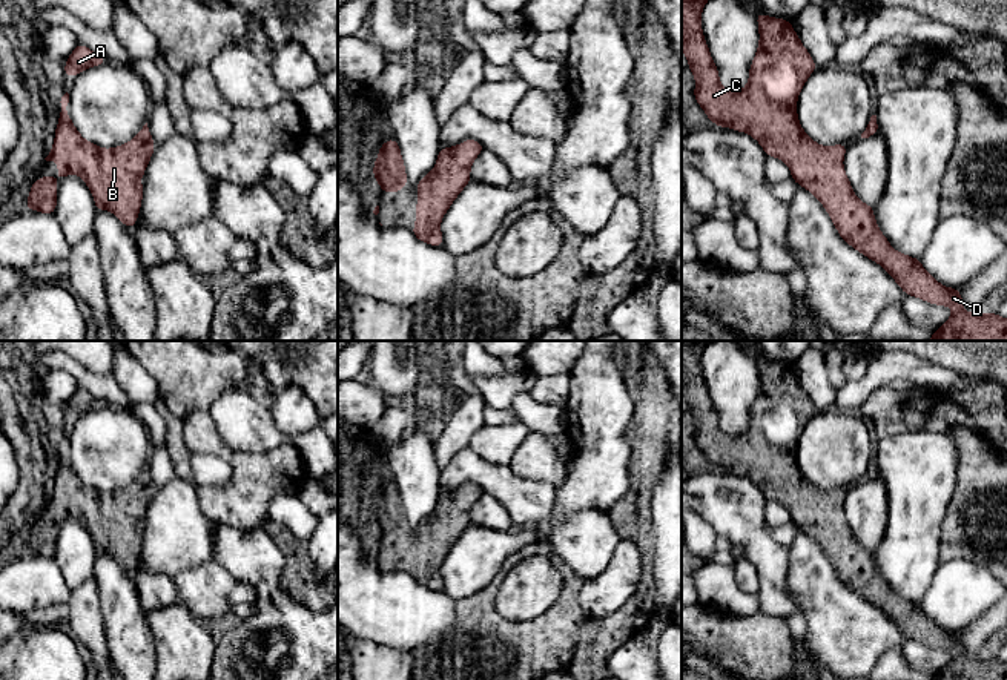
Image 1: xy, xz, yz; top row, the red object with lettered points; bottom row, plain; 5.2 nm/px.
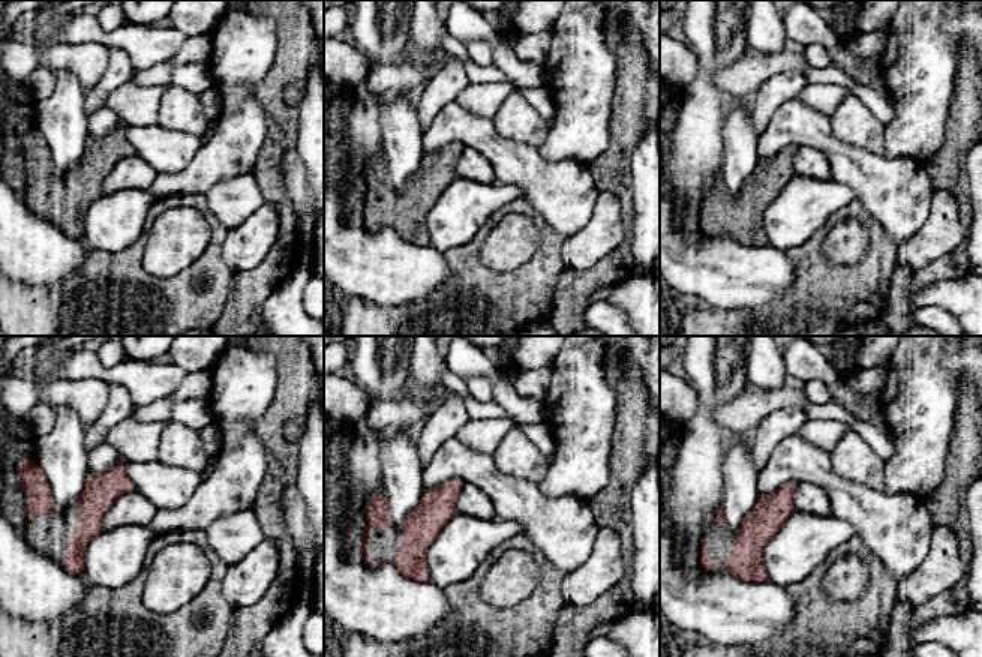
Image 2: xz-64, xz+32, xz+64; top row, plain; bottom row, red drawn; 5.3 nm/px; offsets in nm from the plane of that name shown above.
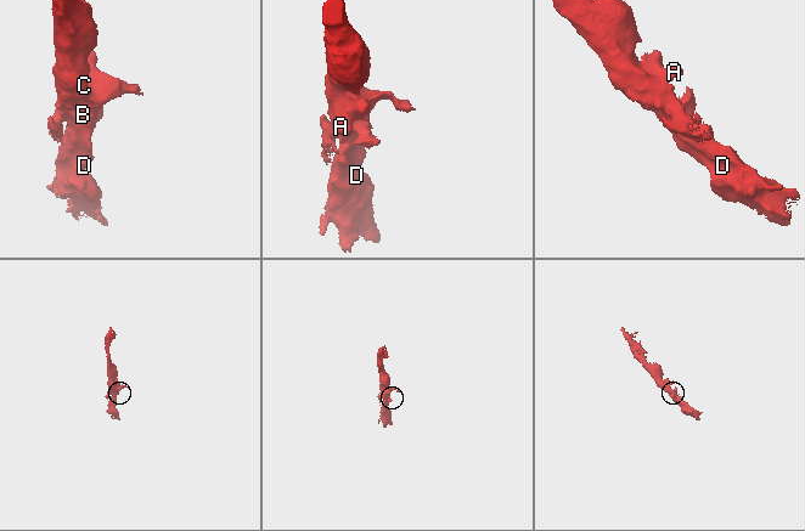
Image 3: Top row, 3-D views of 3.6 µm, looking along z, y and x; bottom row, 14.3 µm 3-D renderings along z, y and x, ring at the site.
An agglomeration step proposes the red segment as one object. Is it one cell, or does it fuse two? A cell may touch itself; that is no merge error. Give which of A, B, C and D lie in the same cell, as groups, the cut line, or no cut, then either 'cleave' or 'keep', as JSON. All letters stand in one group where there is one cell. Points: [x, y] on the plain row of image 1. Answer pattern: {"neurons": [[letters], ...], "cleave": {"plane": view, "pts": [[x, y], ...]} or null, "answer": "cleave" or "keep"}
{"neurons": [["A", "B", "C", "D"]], "cleave": null, "answer": "keep"}

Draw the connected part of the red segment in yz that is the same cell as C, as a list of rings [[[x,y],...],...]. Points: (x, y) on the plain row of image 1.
[[[682,341],[682,394],[686,398],[697,430],[694,441],[709,464],[723,471],[731,471],[752,479],[768,500],[777,500],[787,508],[792,523],[817,540],[829,556],[840,580],[855,594],[881,608],[909,640],[921,642],[936,649],[949,649],[953,659],[932,680],[1007,680],[1007,663],[996,657],[966,657],[959,632],[941,629],[929,619],[920,602],[910,602],[893,594],[880,576],[873,562],[873,550],[861,546],[843,513],[846,488],[820,490],[812,485],[798,467],[797,442],[807,421],[817,413],[811,398],[801,388],[792,367],[757,356],[760,387],[749,413],[749,425],[741,434],[726,434],[718,424],[718,413],[712,405],[703,382],[700,358],[711,341]]]

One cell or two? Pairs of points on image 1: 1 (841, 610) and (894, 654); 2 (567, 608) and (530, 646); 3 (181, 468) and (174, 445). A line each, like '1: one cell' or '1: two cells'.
1: two cells
2: one cell
3: one cell

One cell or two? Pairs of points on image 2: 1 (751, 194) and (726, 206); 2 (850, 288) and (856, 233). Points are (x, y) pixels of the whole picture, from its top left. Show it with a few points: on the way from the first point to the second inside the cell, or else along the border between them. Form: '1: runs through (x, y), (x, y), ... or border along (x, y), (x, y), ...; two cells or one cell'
1: runs through (745, 200), (739, 206), (732, 206); one cell
2: border along (870, 231), (865, 254), (850, 264), (820, 252); two cells

